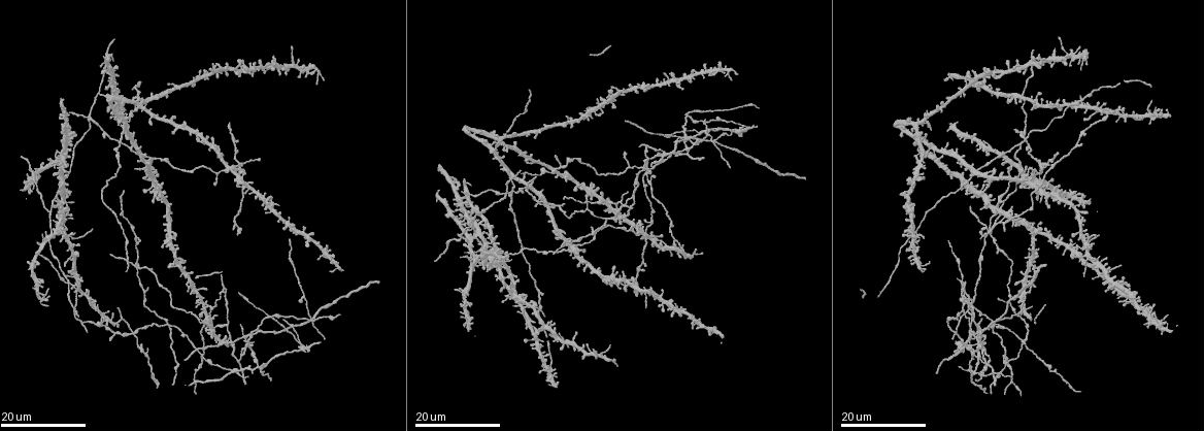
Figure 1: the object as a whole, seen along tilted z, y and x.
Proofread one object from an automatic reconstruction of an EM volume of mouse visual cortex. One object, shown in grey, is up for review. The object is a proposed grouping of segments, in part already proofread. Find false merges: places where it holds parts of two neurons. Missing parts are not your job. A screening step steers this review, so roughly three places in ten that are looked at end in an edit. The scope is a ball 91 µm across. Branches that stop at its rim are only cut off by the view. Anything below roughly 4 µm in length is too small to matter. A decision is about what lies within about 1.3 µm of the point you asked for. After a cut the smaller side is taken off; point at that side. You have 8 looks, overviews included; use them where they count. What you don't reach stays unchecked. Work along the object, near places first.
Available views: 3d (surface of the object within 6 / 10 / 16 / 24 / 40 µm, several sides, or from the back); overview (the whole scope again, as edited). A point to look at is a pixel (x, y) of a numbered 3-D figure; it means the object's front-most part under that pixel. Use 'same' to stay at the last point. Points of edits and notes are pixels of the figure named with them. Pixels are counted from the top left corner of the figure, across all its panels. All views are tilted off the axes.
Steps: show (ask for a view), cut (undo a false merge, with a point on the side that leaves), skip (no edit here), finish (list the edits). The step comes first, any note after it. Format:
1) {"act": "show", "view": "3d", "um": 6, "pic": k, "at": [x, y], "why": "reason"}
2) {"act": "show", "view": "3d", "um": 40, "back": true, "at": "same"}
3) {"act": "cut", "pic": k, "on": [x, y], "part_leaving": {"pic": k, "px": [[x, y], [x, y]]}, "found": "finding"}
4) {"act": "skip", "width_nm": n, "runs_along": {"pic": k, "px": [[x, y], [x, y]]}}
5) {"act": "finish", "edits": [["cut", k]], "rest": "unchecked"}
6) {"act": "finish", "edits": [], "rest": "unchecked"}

{"act": "show", "view": "3d", "um": 24, "pic": 1, "at": [1021, 171], "why": "arms part here"}

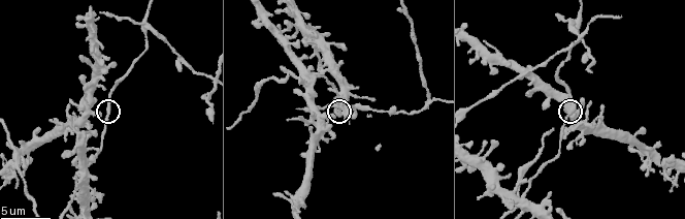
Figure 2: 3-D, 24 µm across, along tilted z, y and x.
{"act": "show", "view": "3d", "um": 10, "pic": 2, "at": [340, 114]}

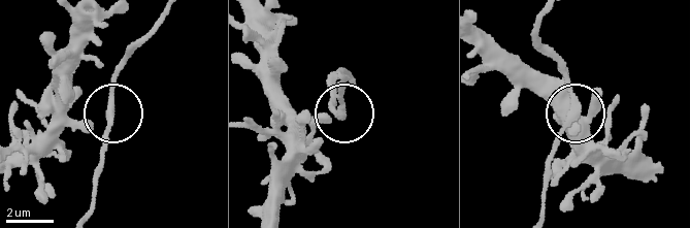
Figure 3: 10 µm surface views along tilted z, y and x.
{"act": "show", "view": "3d", "um": 10, "back": true, "pic": 3, "at": [342, 109], "why": "from behind"}

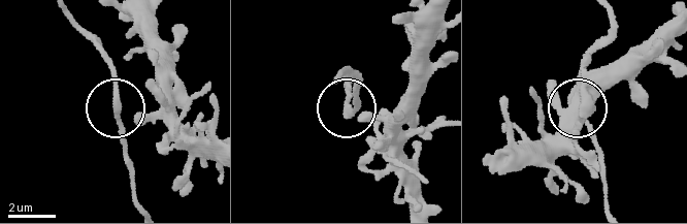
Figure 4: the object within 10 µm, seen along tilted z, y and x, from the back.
{"act": "skip", "found": "one neuron here"}

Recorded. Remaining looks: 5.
{"act": "show", "view": "3d", "um": 24, "pic": 1, "at": [1076, 252], "why": "thin arm on a thick one"}

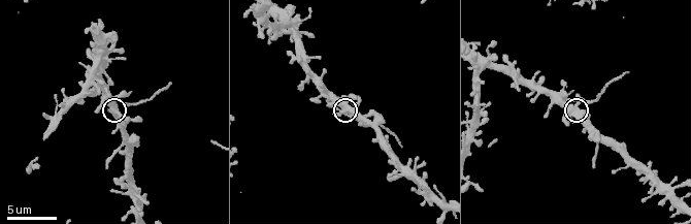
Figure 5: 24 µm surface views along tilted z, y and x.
{"act": "show", "view": "3d", "um": 10, "pic": 5, "at": [575, 105]}

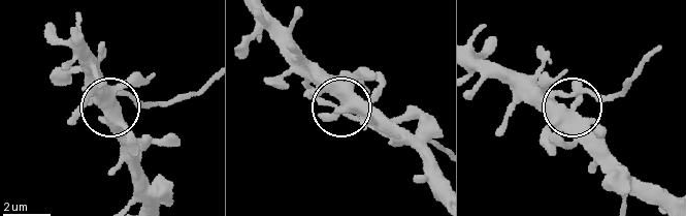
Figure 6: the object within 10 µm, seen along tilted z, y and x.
{"act": "skip", "arms": 3, "found": "all the same neuron"}

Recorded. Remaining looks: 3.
{"act": "show", "view": "3d", "um": 16, "pic": 2, "at": [576, 22], "why": "looks like a crossing"}

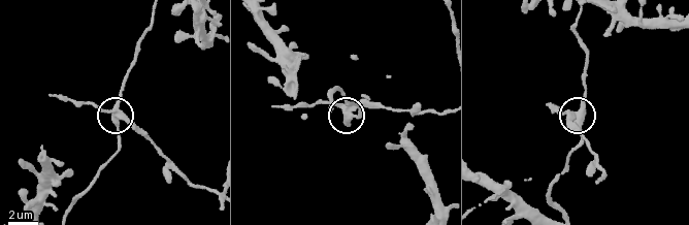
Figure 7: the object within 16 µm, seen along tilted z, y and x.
{"act": "show", "view": "3d", "um": 16, "back": true, "pic": 7, "at": [113, 115], "why": "other side"}

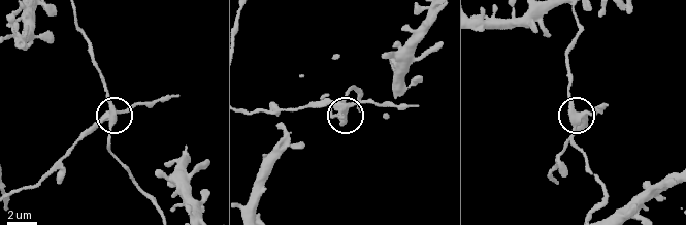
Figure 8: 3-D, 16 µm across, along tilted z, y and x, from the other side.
{"act": "cut", "pic": 8, "on": [93, 126], "arms": 4, "found": "a second neuron is stuck on"}

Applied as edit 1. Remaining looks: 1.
{"act": "finish", "edits": [["cut", 8]], "rest": "unchecked"}

